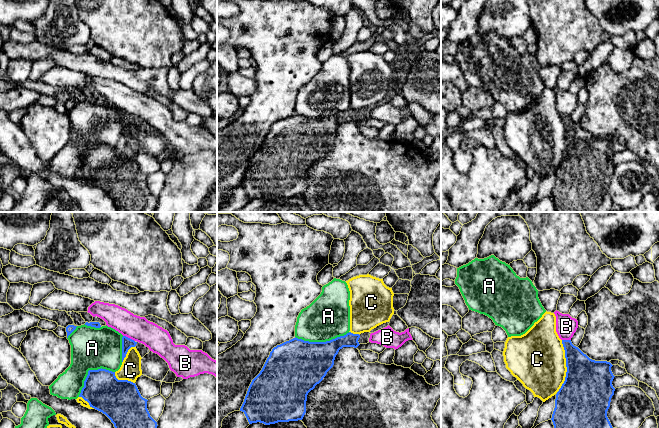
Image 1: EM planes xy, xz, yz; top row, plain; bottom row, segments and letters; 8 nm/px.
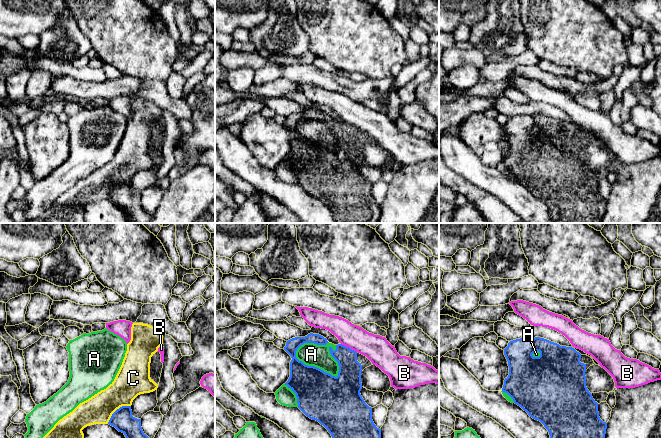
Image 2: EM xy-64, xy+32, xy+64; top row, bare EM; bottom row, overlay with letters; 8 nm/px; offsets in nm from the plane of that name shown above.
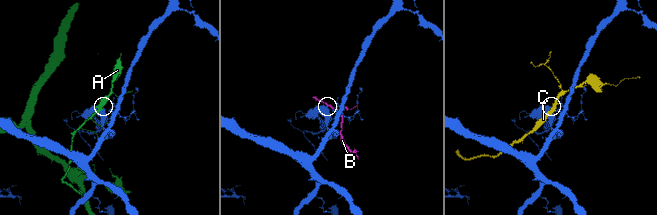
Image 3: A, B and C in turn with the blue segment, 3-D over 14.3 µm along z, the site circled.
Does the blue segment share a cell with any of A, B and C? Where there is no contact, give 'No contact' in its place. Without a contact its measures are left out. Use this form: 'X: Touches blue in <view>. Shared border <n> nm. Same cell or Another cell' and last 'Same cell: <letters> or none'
A: Touches blue in xz. Shared border 440 nm. Another cell
B: Touches blue in xy. Shared border 110 nm. Another cell
C: Touches blue in yz. Shared border 420 nm. Another cell
Same cell: none

